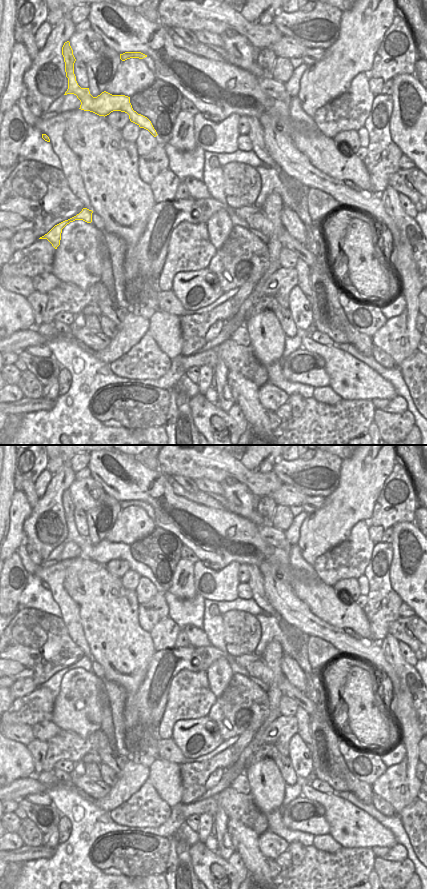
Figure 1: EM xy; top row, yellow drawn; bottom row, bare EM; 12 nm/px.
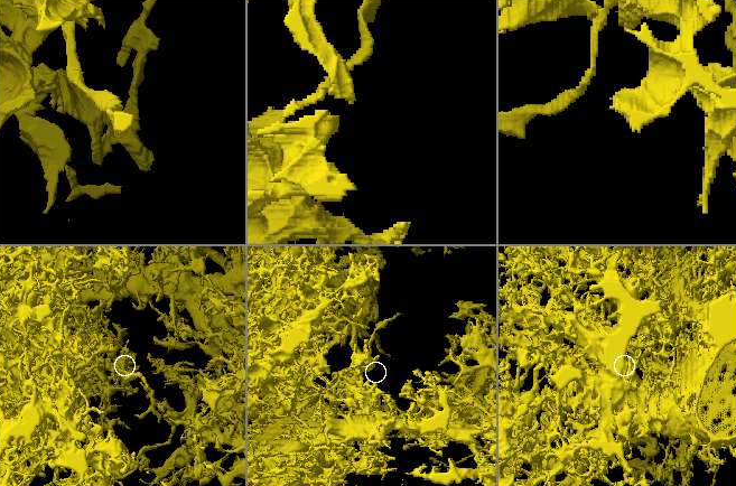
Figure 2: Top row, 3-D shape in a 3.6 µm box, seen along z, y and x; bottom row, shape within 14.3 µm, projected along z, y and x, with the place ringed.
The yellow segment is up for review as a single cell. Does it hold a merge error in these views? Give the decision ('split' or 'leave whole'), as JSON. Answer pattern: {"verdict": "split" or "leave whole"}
{"verdict": "split"}

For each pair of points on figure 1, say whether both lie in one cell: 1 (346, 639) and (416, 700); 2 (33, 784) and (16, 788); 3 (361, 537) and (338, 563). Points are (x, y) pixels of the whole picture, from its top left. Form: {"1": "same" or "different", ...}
{"1": "different", "2": "same", "3": "same"}

